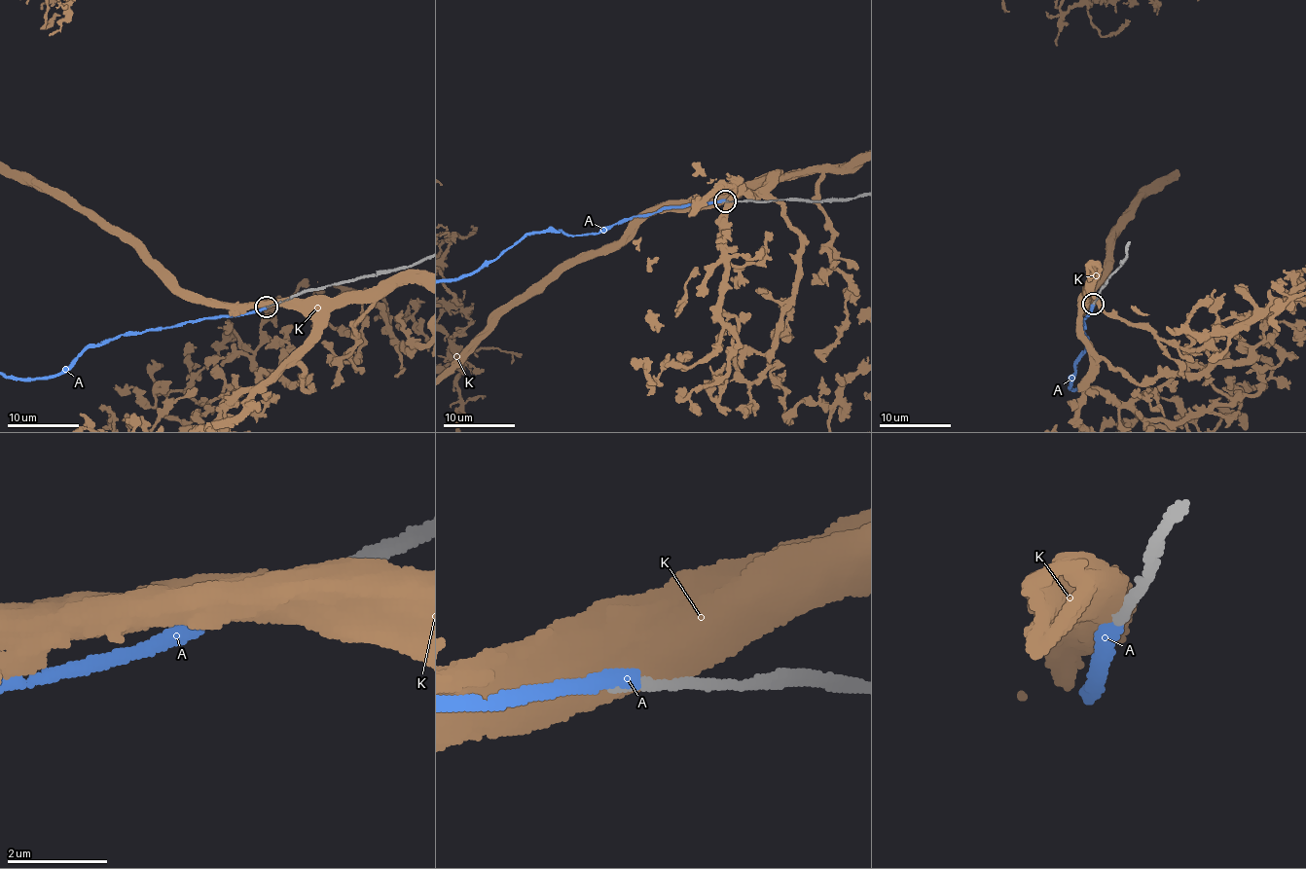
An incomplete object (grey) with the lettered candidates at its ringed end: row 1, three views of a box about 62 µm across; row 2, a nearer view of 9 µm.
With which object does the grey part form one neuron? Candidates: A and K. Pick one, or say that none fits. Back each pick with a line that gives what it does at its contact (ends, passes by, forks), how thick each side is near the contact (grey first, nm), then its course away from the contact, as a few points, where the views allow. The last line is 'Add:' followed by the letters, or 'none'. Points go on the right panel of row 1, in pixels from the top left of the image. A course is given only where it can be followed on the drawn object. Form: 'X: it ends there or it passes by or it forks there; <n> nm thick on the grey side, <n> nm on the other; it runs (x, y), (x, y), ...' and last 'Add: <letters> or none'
A: it ends there; 170 nm thick on the grey side, 320 nm on the other
Add: A

